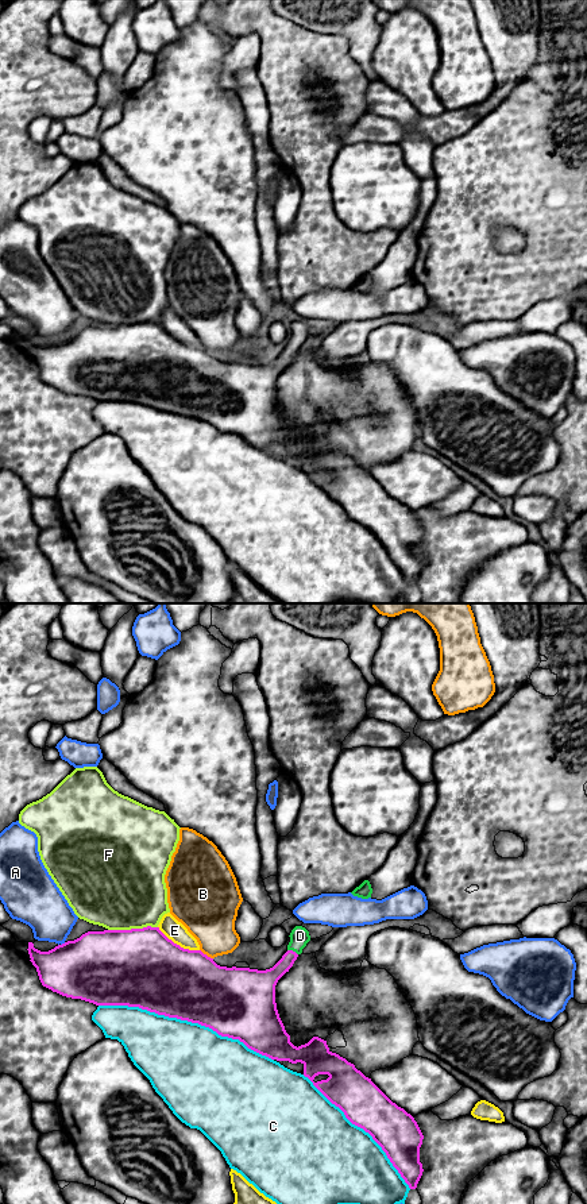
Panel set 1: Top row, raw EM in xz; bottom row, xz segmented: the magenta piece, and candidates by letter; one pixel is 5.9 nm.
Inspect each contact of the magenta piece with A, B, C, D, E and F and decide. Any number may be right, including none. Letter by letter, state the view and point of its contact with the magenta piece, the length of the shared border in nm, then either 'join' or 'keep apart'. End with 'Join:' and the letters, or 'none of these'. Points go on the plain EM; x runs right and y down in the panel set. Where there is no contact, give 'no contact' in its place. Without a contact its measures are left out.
A: xz (62, 339) | 40 nm | keep apart
B: xz (205, 350) | 100 nm | keep apart
C: xz (186, 415) | 1100 nm | keep apart
D: xz (292, 346) | 70 nm | join
E: xz (178, 340) | 280 nm | keep apart
F: xz (132, 324) | 300 nm | keep apart
Join: D

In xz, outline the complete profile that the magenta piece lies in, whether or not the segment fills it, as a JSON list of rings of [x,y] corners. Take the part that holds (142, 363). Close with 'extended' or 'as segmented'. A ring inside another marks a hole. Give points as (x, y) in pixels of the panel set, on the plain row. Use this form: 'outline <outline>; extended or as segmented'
outline [[[143,323],[131,325],[88,327],[74,336],[67,336],[49,347],[40,347],[28,337],[30,356],[36,363],[43,382],[72,394],[81,394],[96,401],[128,401],[139,402],[158,410],[177,413],[209,422],[221,432],[239,435],[248,444],[277,456],[301,458],[304,471],[355,521],[368,528],[382,543],[393,562],[410,584],[416,584],[422,571],[420,543],[424,530],[414,516],[403,503],[393,498],[372,476],[366,472],[354,459],[336,448],[332,448],[327,436],[313,432],[308,439],[294,441],[290,431],[279,413],[275,398],[275,381],[289,367],[298,350],[287,346],[270,364],[258,366],[250,363],[227,363],[217,360],[213,354],[201,346],[184,344],[169,335],[159,323]]]; as segmented

